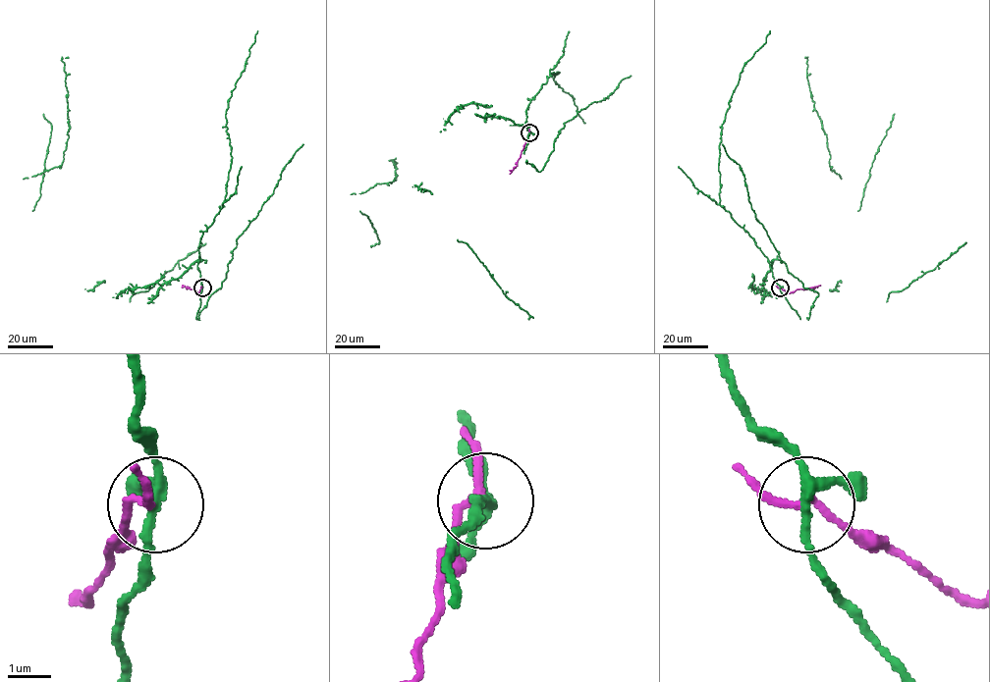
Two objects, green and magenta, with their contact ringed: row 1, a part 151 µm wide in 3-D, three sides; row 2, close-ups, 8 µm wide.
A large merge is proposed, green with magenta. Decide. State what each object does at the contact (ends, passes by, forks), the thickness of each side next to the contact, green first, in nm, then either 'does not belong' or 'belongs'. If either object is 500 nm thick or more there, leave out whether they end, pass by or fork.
green forks | magenta passes by | 200/160 nm | does not belong

